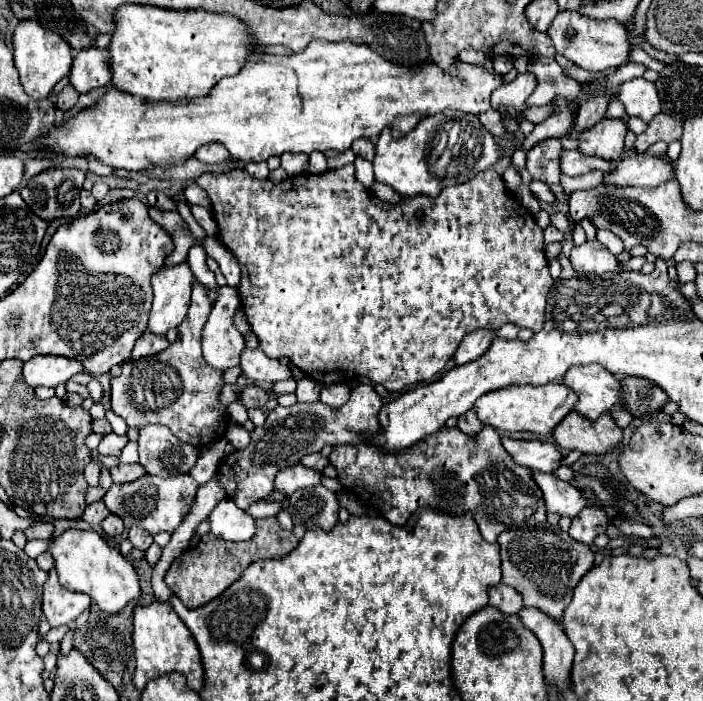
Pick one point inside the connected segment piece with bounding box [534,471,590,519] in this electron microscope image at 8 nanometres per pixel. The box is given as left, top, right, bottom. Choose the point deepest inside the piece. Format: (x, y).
(560, 497)

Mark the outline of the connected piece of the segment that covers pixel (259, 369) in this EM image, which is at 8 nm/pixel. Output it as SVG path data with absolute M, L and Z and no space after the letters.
M244 349L240 357L240 369L248 381L256 385L268 385L282 379L292 379L290 369L274 359L268 359L260 349Z

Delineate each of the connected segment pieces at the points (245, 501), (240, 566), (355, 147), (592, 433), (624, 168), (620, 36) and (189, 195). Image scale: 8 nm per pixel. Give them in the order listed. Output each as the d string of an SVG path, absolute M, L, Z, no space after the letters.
M370 385L354 387L350 401L340 409L328 407L322 401L294 403L290 407L278 405L268 413L264 427L256 427L252 431L252 441L244 451L234 451L220 461L218 475L222 487L236 505L248 509L252 503L274 491L276 471L296 465L304 455L318 453L324 445L358 445L368 443L370 437L376 437L382 431L378 421L382 405L380 395Z
M274 517L270 519L258 519L258 533L250 541L222 541L214 537L212 533L206 533L196 547L186 549L182 555L174 559L170 569L164 575L164 583L182 599L182 603L190 609L196 609L214 597L218 597L228 585L234 583L234 579L240 577L240 573L258 559L278 559L290 553L298 545L298 539L284 531Z
M356 139L352 143L352 151L358 155L358 157L364 157L368 161L374 159L374 143L370 139Z
M576 411L554 429L554 441L562 449L578 449L584 455L604 455L622 441L622 429L612 421L610 413L590 421Z
M640 153L626 157L618 163L618 167L604 177L604 183L612 185L644 185L656 187L674 177L674 163L664 157Z
M574 11L558 13L548 29L548 35L562 57L570 59L572 63L576 63L586 71L604 71L608 67L624 65L630 51L626 27L620 27L620 23L612 23L612 19L596 21L596 19L576 15Z
M192 181L188 187L186 187L184 195L186 195L186 201L188 201L190 205L200 205L200 207L210 209L210 199L208 199L206 191L204 191L202 187L198 187L194 181Z

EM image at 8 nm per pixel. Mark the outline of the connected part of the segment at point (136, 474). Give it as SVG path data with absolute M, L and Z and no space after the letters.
M120 463L118 467L112 469L112 479L114 483L128 483L136 481L142 475L146 475L146 469L140 463Z

